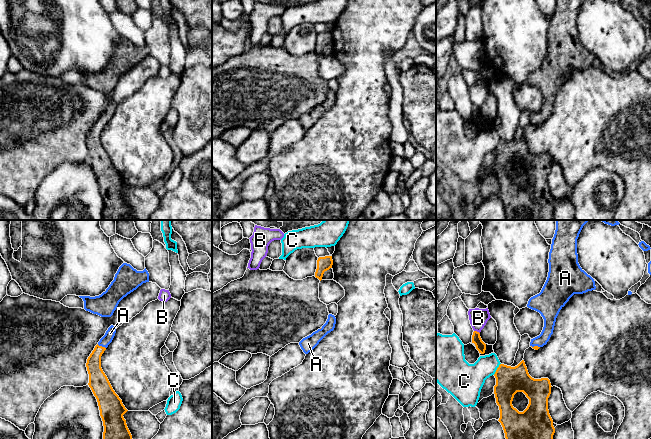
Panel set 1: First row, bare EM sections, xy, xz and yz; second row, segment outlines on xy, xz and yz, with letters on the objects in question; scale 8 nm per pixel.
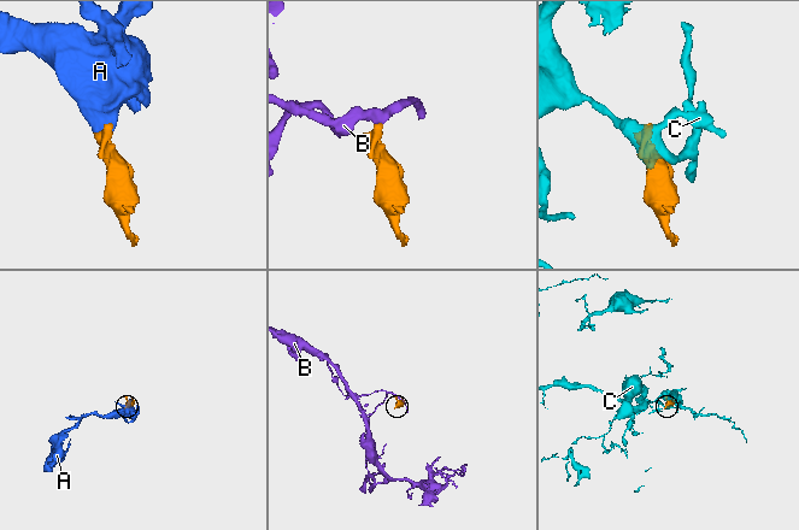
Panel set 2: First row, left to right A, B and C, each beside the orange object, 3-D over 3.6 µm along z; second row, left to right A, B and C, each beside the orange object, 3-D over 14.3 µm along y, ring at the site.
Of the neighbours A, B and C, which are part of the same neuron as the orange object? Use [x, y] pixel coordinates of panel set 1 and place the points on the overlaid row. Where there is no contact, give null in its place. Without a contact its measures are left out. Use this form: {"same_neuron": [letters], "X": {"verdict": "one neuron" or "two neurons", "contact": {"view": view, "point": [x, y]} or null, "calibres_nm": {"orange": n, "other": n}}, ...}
{"same_neuron": ["A"], "A": {"verdict": "one neuron", "contact": {"view": "xy", "point": [101, 346]}, "calibres_nm": {"orange": 130, "other": 80}}, "B": {"verdict": "two neurons", "contact": {"view": "yz", "point": [476, 331]}, "calibres_nm": {"orange": 80, "other": 150}}, "C": {"verdict": "two neurons", "contact": {"view": "yz", "point": [497, 369]}, "calibres_nm": {"orange": 220, "other": 260}}}

